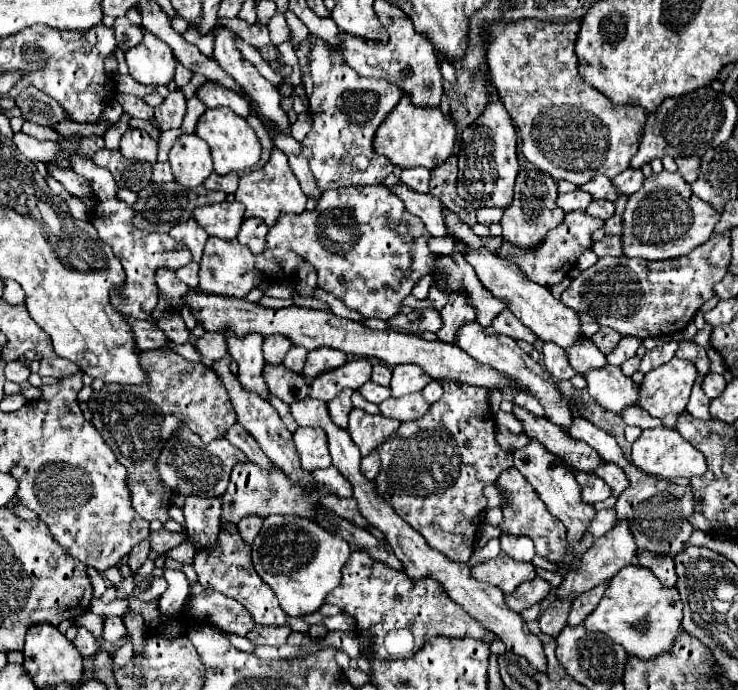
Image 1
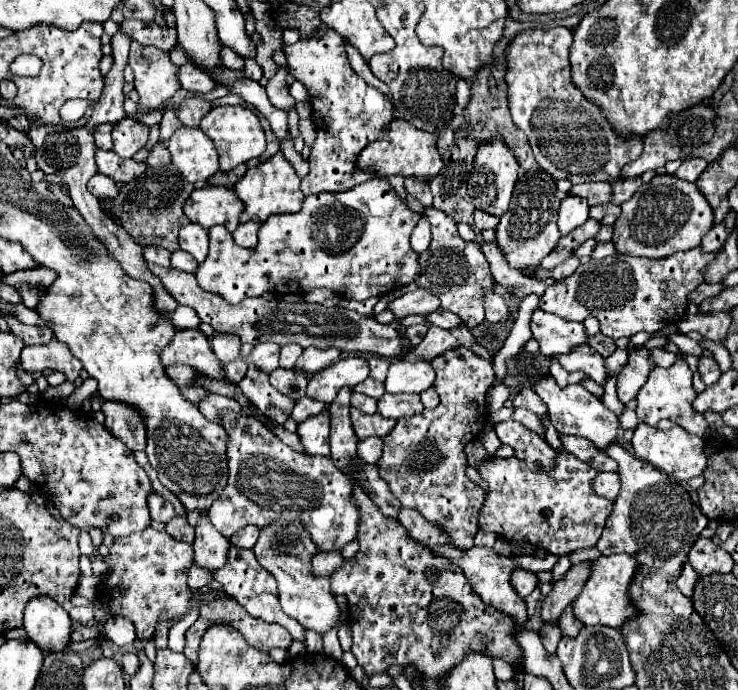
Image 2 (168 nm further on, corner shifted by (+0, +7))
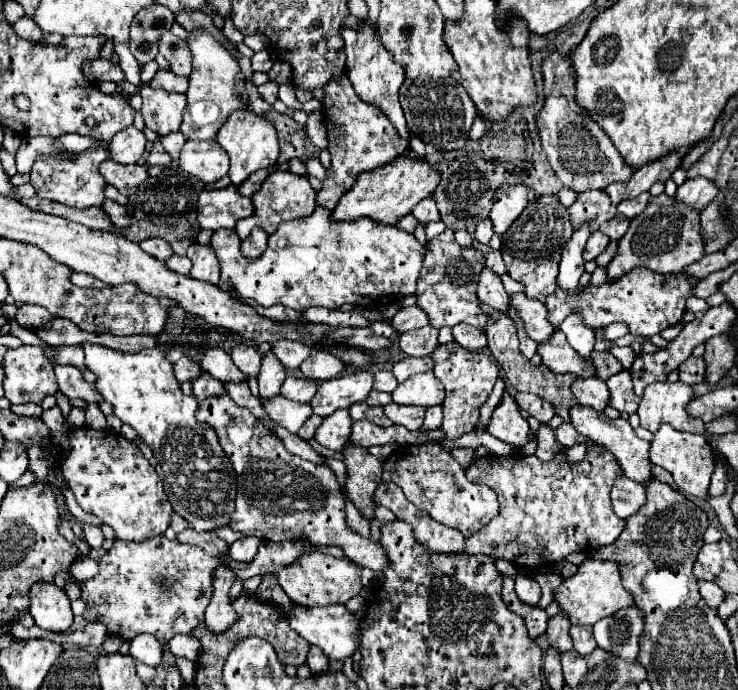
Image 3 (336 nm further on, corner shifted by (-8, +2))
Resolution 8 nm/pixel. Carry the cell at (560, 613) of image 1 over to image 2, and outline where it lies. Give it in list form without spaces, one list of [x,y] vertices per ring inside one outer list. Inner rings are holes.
[[[542,625],[540,639],[542,639],[546,651],[548,653],[554,653],[556,647],[558,647],[558,643],[560,643],[560,639],[562,639],[562,633],[560,633],[558,625]]]

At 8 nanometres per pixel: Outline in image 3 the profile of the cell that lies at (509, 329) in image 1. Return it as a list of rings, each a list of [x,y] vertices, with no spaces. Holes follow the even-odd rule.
[[[484,270],[480,276],[480,284],[478,284],[478,298],[480,302],[492,306],[498,312],[508,312],[508,300],[510,296],[506,294],[500,278],[492,272],[492,270]]]

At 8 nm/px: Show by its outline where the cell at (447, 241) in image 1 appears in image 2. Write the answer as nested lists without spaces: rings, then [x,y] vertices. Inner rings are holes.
[[[422,215],[422,219],[418,221],[418,225],[412,231],[412,249],[416,253],[422,253],[424,249],[428,249],[430,237],[432,237],[432,233],[430,233],[430,221],[428,221],[426,215]]]

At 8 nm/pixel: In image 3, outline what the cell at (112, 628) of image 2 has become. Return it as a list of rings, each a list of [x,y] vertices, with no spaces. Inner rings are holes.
[[[138,634],[136,638],[128,640],[128,644],[130,644],[132,658],[136,658],[148,666],[158,666],[162,662],[162,646],[150,634]]]

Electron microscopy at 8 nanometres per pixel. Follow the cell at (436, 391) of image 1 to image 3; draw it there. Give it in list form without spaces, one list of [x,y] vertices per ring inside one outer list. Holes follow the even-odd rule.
[[[430,406],[426,408],[426,418],[424,418],[424,428],[436,430],[442,424],[442,406]]]

